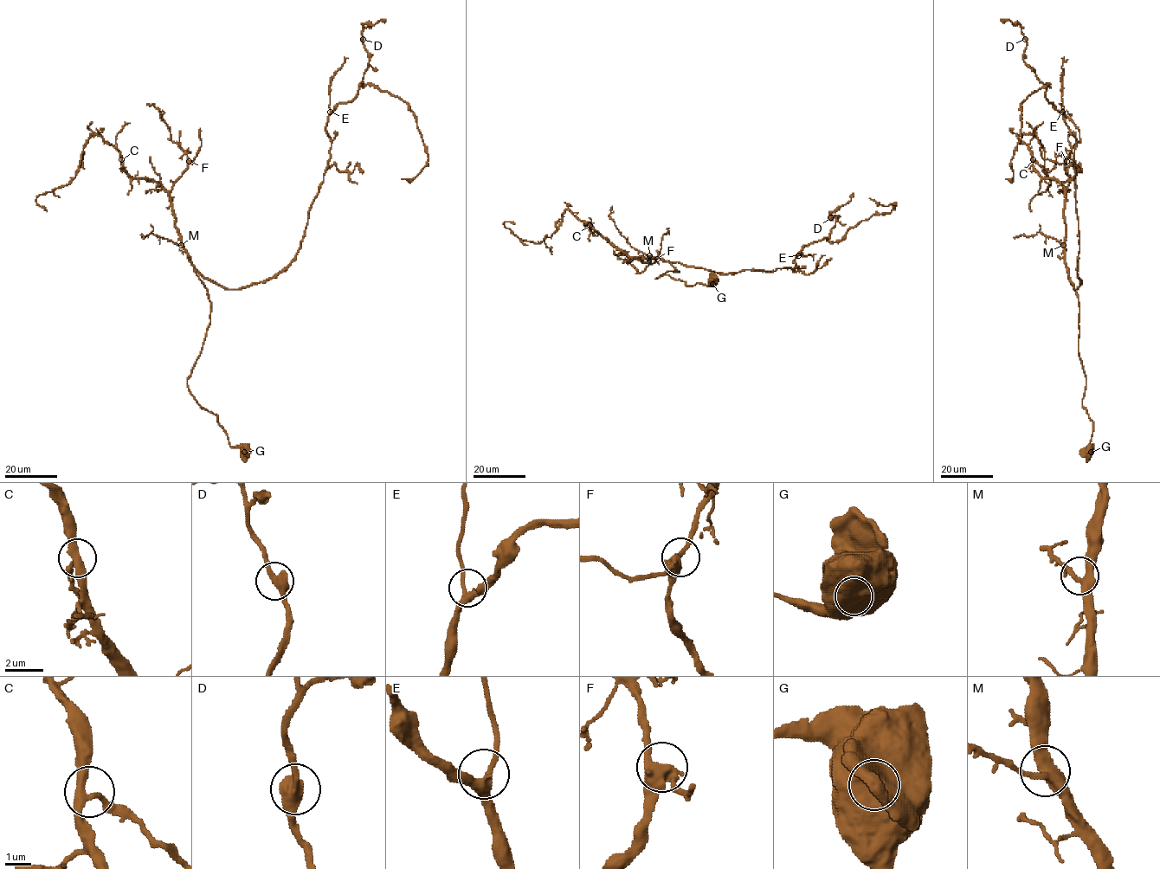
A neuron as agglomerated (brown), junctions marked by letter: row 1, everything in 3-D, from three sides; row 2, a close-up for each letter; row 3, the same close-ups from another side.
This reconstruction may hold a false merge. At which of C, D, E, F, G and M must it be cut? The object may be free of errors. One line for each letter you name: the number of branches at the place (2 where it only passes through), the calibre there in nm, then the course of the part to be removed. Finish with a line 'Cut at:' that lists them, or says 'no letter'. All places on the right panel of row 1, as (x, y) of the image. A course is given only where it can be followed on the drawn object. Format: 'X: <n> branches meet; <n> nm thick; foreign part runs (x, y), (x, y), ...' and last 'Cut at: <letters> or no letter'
Cut at: no letter

